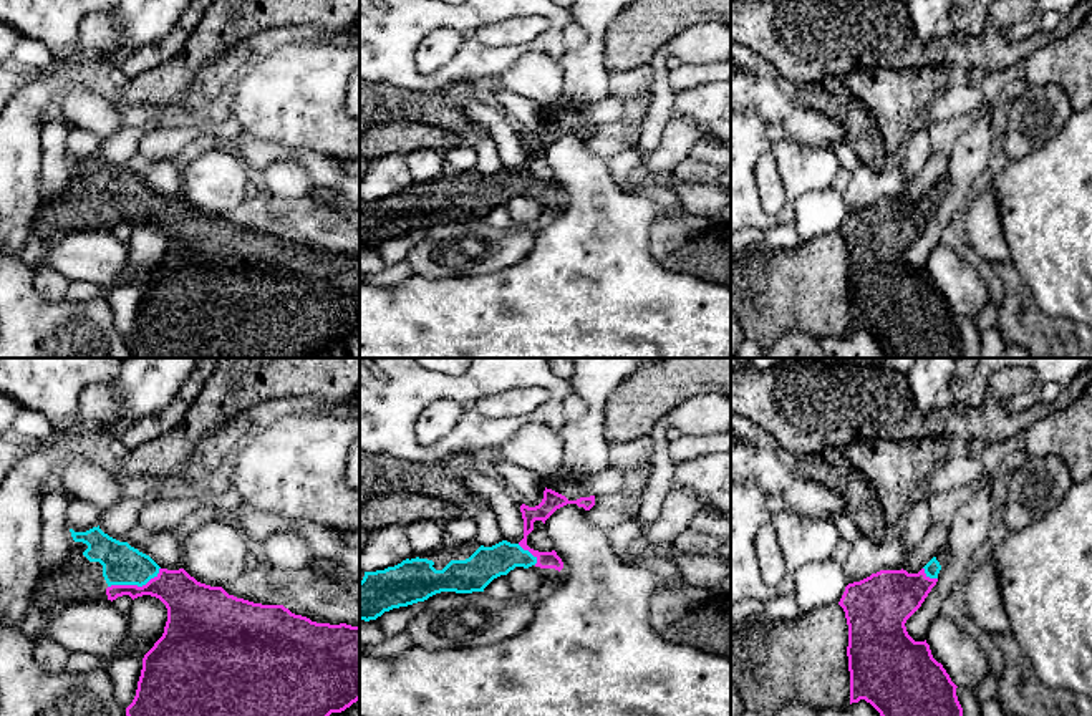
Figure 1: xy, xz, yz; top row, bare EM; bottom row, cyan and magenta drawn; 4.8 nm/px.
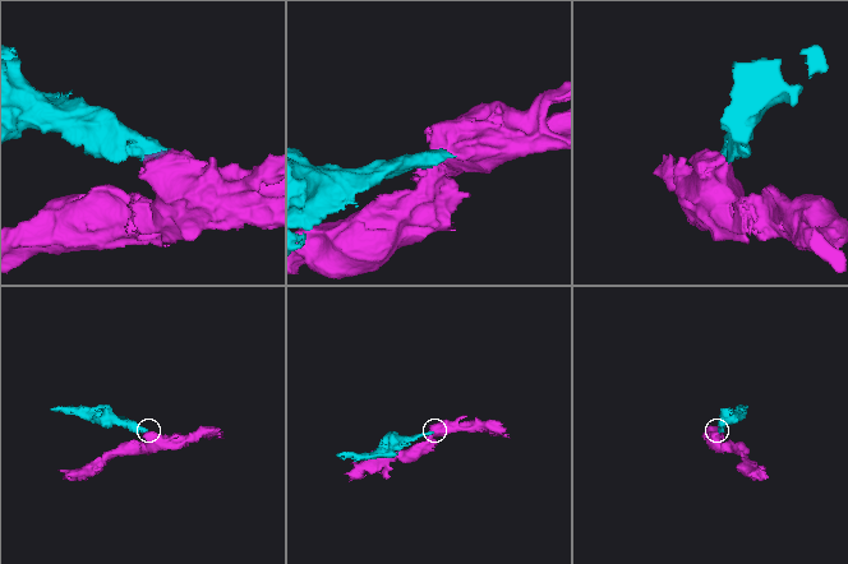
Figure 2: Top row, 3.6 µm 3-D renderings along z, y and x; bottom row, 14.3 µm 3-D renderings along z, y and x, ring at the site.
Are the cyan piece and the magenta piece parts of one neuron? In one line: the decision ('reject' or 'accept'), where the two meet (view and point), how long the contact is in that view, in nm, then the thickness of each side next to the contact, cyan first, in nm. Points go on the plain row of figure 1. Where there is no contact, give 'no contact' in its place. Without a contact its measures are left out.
accept | xy (135, 212) | 280 nm | 190/200 nm

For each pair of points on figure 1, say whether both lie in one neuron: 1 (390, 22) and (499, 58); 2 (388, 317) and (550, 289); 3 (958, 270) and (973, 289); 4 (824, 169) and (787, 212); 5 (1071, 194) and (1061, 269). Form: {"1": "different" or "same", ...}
{"1": "same", "2": "same", "3": "same", "4": "same", "5": "same"}

